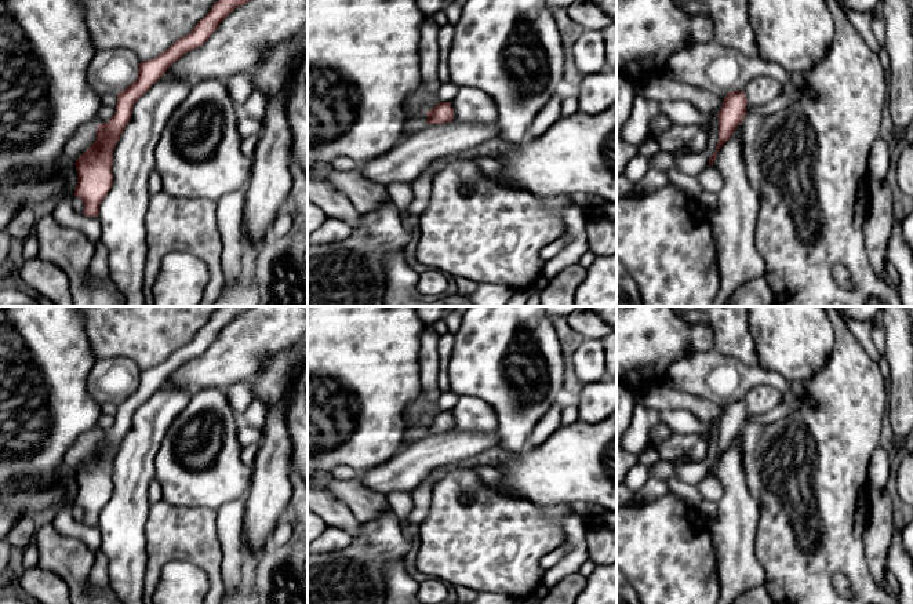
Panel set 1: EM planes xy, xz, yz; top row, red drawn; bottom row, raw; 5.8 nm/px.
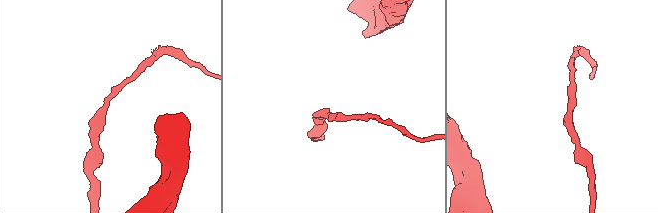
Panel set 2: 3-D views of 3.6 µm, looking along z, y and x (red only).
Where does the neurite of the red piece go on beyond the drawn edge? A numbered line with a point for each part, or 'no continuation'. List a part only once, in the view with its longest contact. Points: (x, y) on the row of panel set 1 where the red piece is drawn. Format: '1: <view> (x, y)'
no continuation

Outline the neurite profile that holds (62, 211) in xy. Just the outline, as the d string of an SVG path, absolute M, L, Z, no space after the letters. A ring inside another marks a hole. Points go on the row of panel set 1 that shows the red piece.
M70 188L66 193L55 200L54 205L50 208L54 219L63 228L79 230L94 244L101 241L102 228L99 217L88 217L76 212L72 207L73 197L74 188Z

